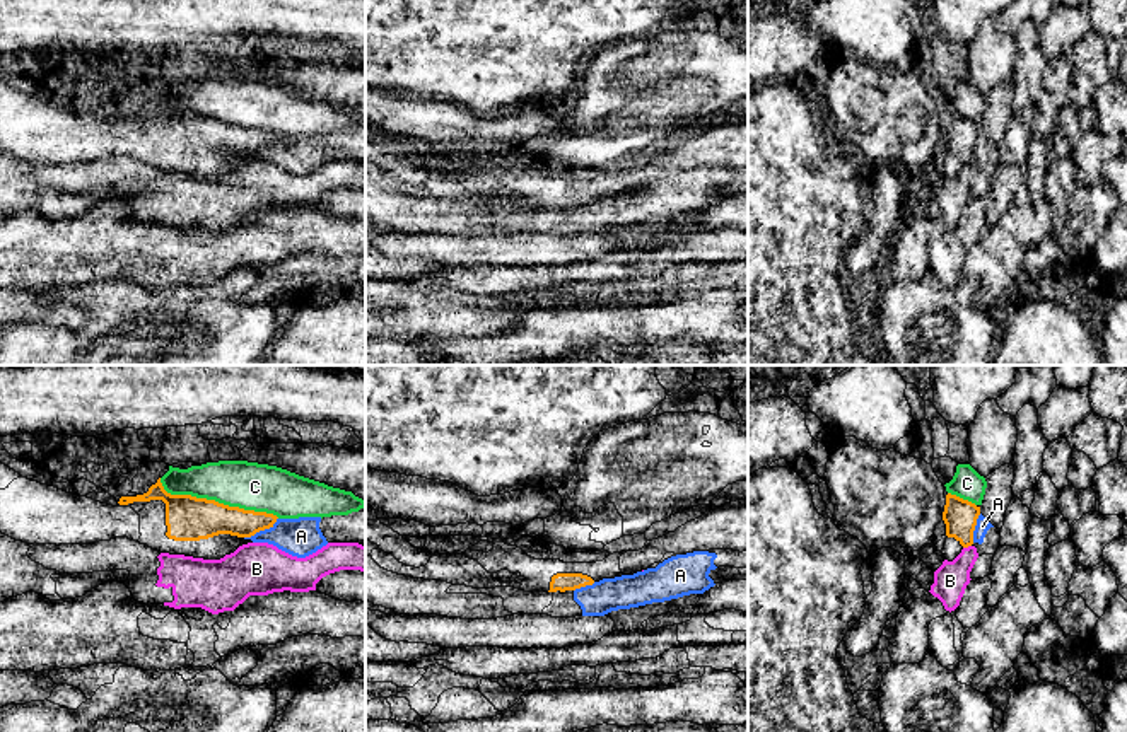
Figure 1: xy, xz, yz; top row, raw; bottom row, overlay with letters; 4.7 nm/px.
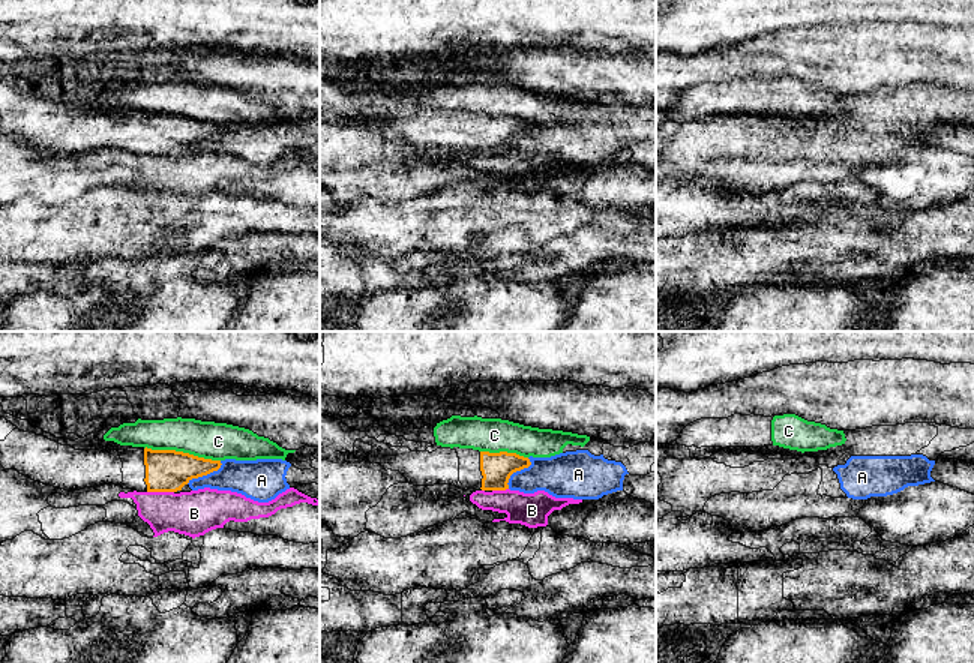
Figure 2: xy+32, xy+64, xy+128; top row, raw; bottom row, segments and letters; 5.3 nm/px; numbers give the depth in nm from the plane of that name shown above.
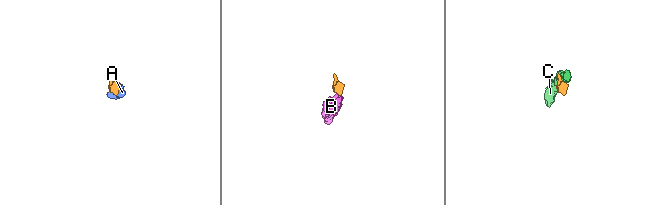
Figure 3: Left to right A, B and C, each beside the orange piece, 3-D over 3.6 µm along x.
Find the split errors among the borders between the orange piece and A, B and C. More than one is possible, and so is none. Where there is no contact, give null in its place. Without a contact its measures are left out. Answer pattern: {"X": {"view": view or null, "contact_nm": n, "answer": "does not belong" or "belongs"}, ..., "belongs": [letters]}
{"A": {"view": "xy", "contact_nm": 190, "answer": "does not belong"}, "B": {"view": "yz", "contact_nm": 40, "answer": "does not belong"}, "C": {"view": "xy", "contact_nm": 600, "answer": "does not belong"}, "belongs": []}

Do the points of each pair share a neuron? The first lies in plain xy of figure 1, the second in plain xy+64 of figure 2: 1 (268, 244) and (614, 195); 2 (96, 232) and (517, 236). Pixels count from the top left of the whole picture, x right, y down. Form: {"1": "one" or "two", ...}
{"1": "two", "2": "two"}

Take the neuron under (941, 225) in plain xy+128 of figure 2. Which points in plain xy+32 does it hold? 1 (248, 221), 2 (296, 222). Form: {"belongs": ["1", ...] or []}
{"belongs": []}

